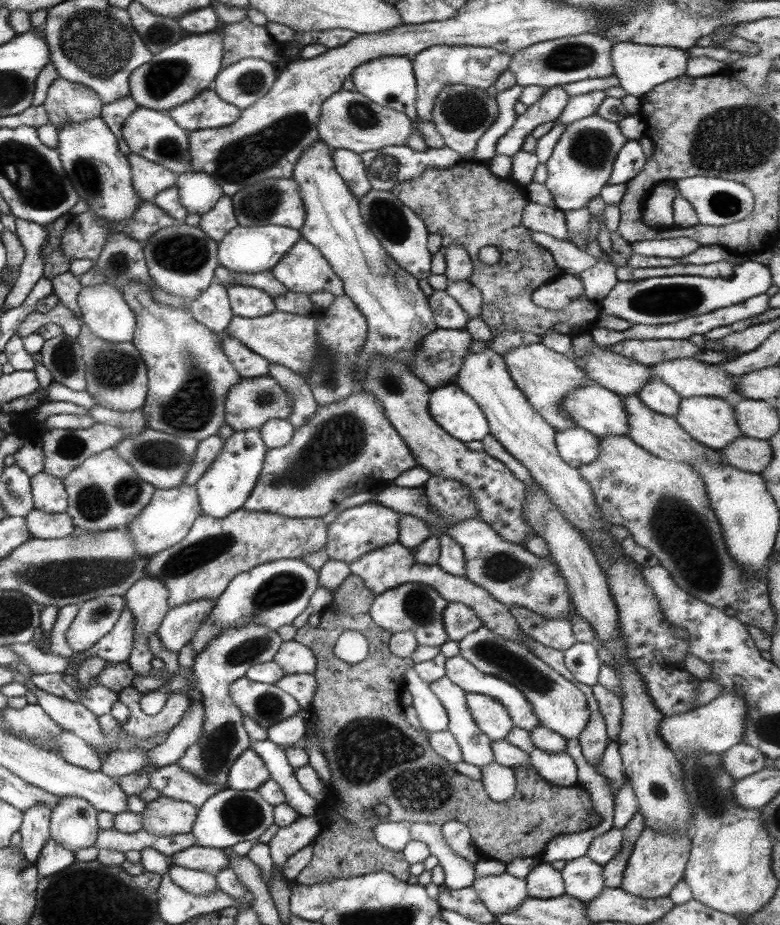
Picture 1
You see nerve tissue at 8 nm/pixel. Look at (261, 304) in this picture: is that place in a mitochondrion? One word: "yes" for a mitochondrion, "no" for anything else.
no

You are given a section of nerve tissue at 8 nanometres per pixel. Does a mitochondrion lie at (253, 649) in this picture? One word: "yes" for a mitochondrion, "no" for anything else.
yes

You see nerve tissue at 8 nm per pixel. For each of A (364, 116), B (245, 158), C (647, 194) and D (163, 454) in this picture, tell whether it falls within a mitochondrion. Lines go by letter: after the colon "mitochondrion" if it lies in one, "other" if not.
A: mitochondrion
B: mitochondrion
C: other
D: mitochondrion

